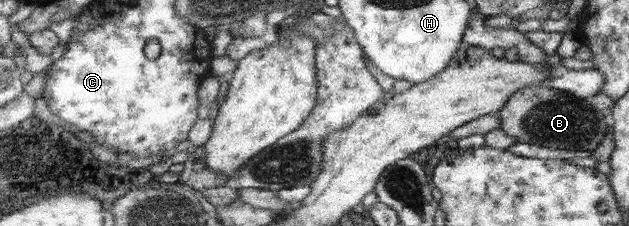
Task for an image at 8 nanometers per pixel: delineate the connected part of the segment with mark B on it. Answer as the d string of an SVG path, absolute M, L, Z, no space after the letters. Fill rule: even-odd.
M533 84L517 90L501 115L501 127L505 134L521 143L531 143L551 148L569 150L594 150L599 147L613 124L610 111L595 112L590 99L579 100L570 91L553 89L549 85Z

